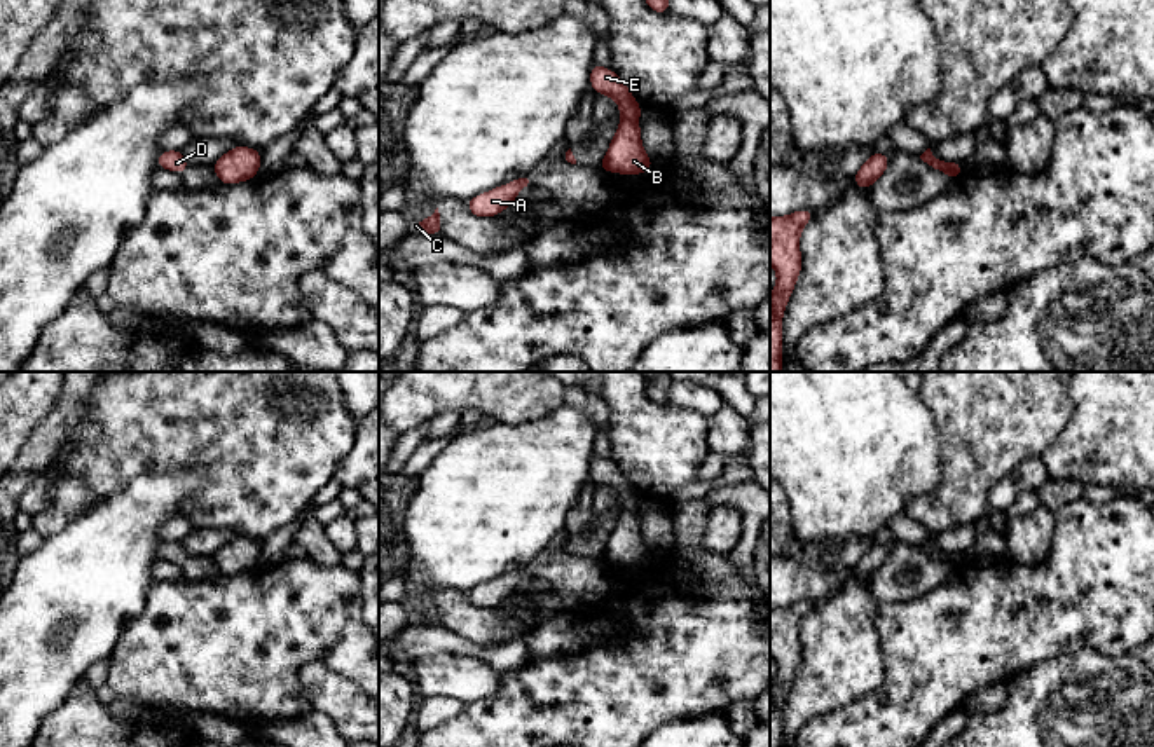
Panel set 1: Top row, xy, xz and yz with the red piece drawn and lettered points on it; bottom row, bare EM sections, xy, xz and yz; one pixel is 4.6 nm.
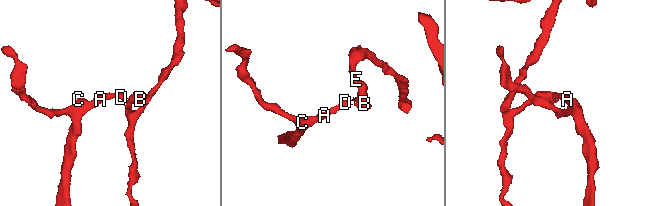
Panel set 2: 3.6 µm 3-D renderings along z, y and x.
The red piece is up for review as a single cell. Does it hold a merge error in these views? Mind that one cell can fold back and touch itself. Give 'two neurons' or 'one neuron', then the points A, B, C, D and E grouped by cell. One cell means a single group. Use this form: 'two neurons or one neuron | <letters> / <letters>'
two neurons | A C D / B E

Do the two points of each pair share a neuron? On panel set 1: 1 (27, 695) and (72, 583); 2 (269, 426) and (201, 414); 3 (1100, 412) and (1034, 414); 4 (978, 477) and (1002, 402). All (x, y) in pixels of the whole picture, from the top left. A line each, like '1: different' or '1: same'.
1: same
2: same
3: different
4: same

